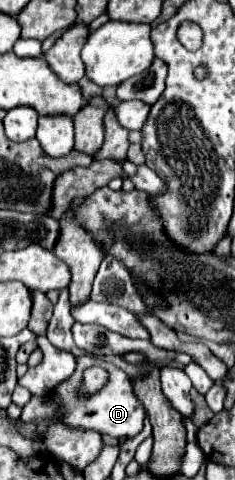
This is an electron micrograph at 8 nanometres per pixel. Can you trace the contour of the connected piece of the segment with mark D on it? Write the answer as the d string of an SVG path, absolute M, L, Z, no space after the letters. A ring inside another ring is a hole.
M87 355L77 357L77 371L65 383L61 383L55 389L53 395L63 405L63 419L67 421L67 425L75 425L75 427L81 427L81 429L95 429L97 433L107 433L107 435L117 437L117 439L119 437L135 437L143 429L145 409L143 409L141 401L135 397L127 373L123 369L111 365L111 363L95 361L95 359L87 357ZM93 365L101 365L109 373L109 379L91 397L89 395L79 395L79 387L83 383L83 371L93 367Z

